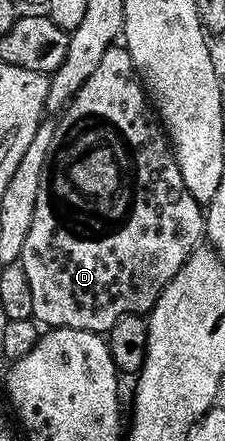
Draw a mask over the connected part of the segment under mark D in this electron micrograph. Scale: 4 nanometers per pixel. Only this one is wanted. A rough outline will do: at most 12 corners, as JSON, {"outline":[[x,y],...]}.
{"outline":[[125,47],[65,109],[39,325],[154,311],[206,212]]}

